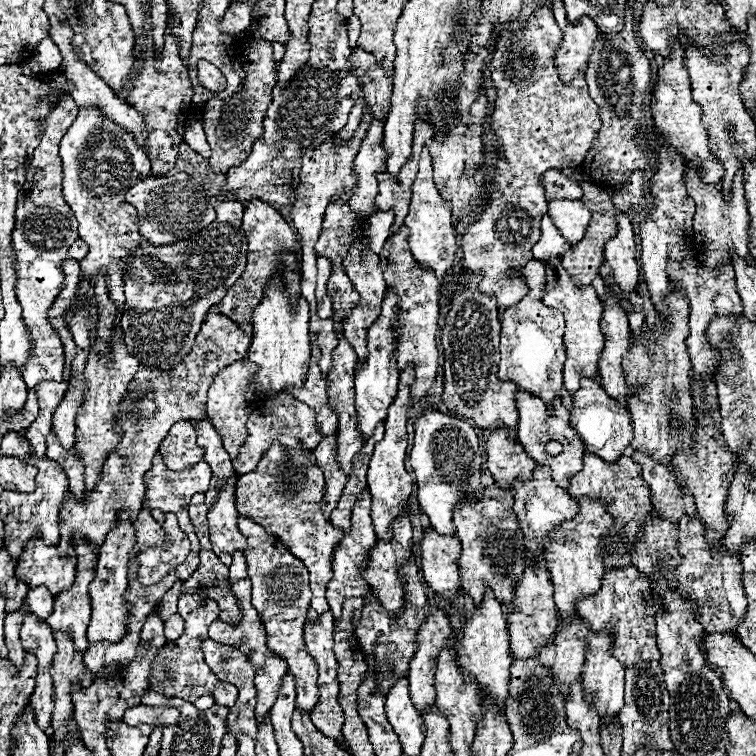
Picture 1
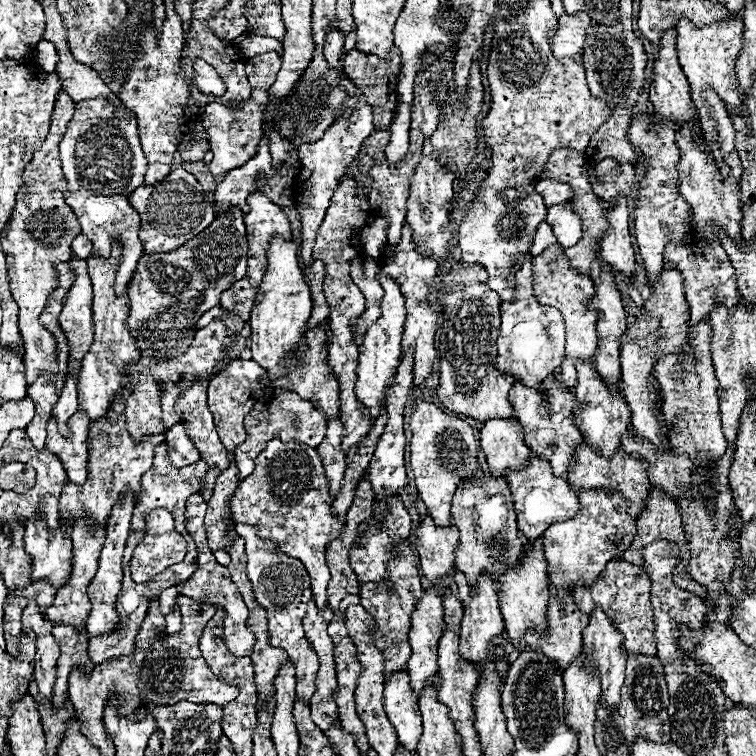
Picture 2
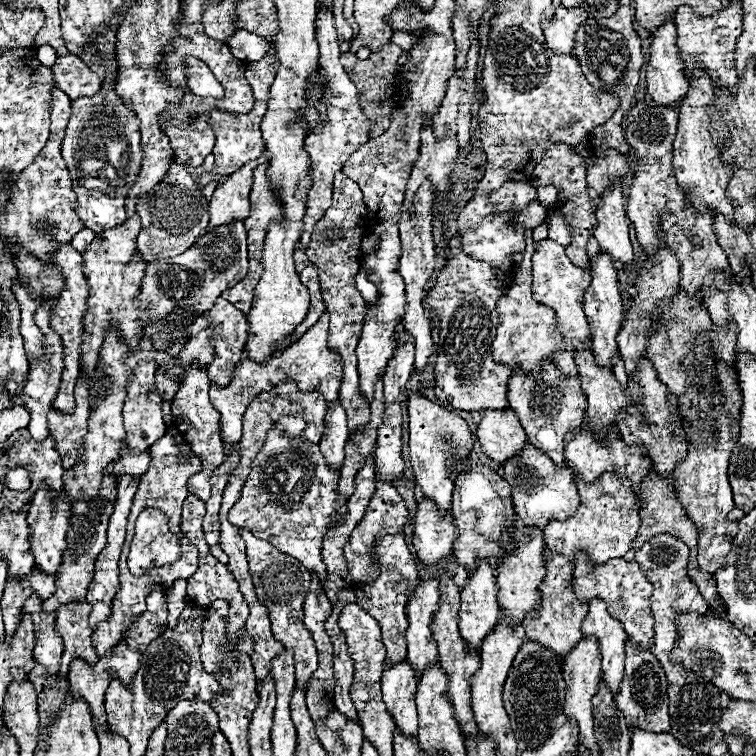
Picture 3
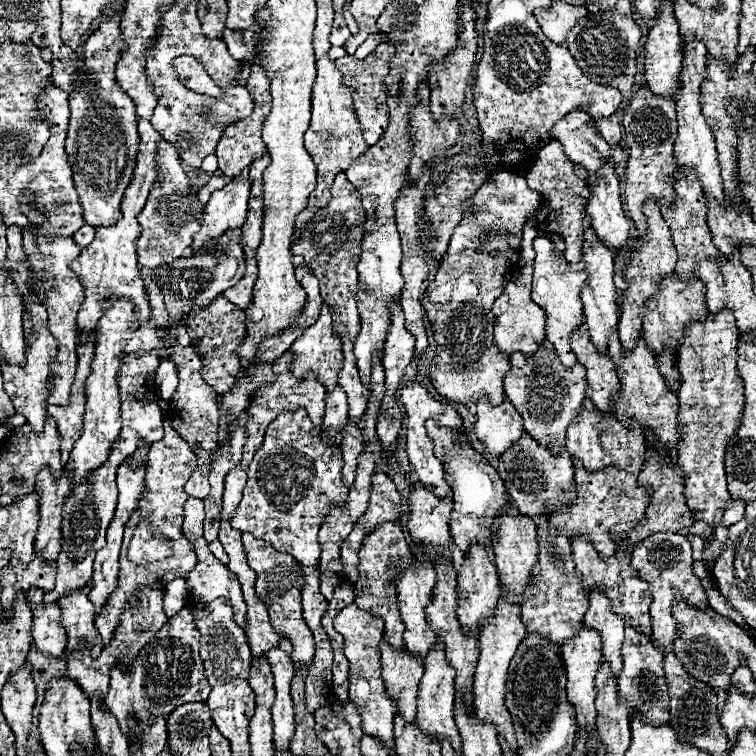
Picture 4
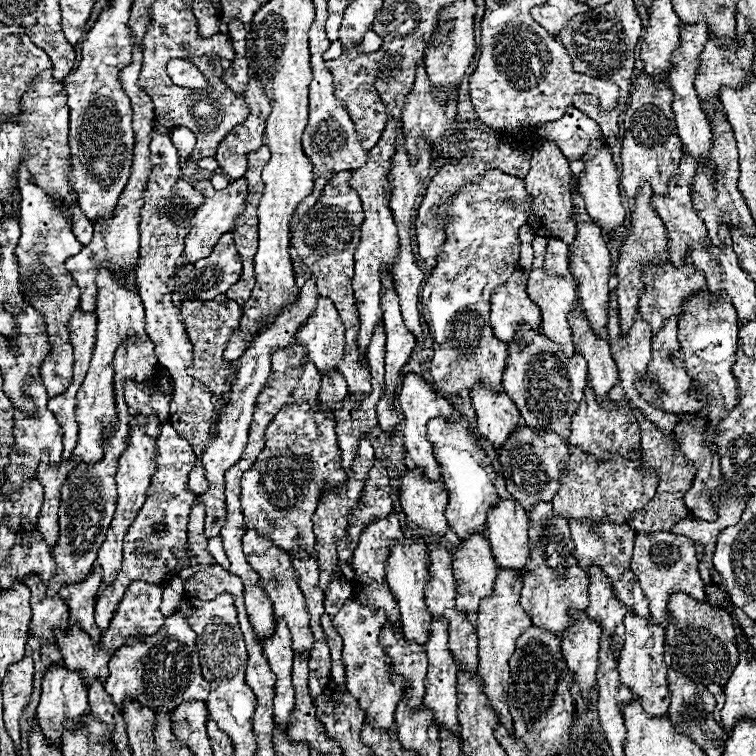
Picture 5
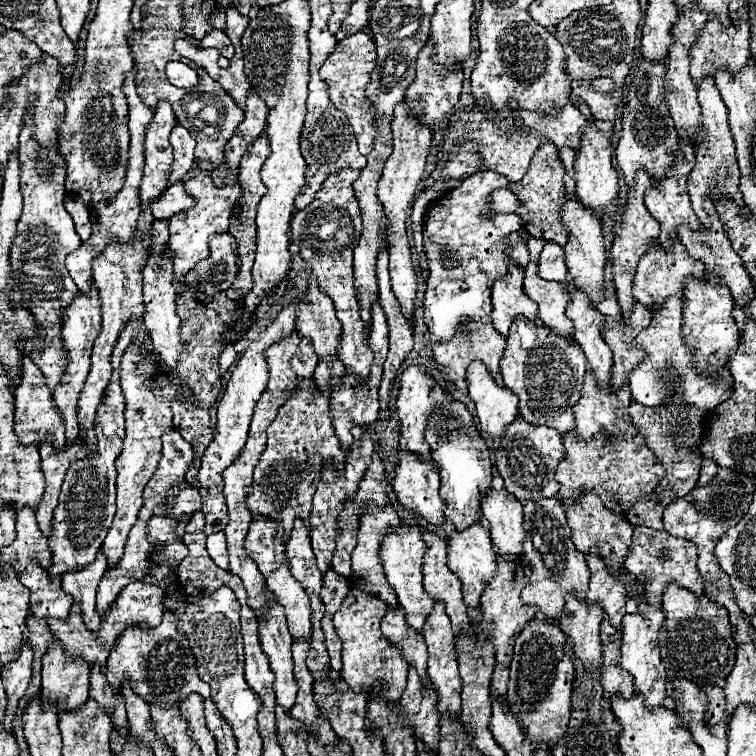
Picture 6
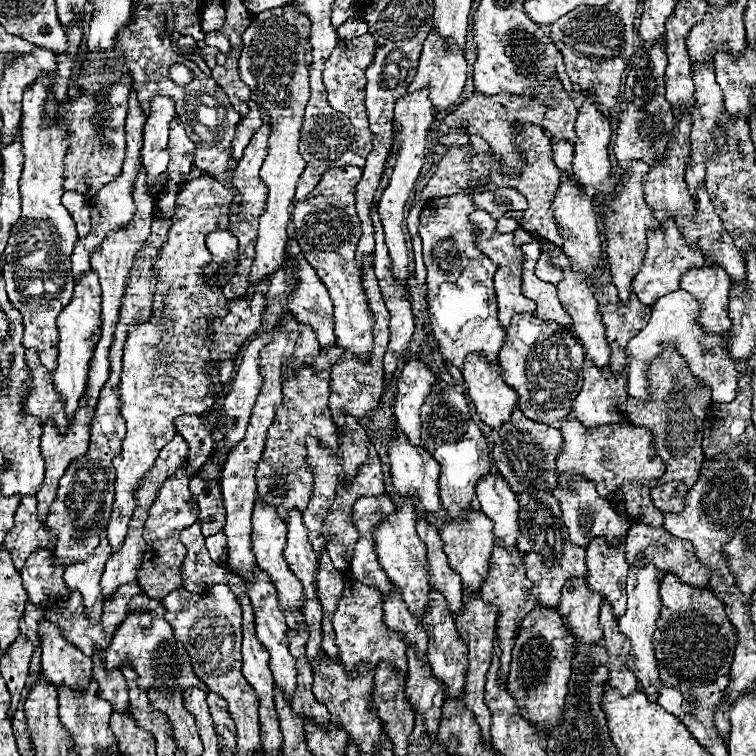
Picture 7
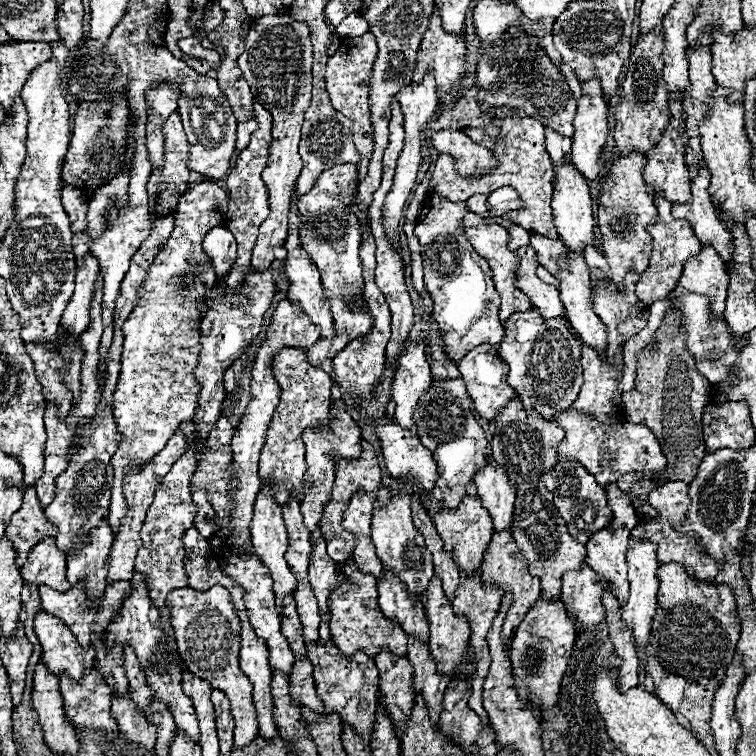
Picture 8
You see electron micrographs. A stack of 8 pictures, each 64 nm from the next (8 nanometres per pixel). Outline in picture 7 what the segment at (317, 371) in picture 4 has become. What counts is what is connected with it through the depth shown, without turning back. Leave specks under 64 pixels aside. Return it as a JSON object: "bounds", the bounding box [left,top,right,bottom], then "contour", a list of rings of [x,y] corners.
{"bounds":[288,258,336,350],"contour":[[[296,258],[296,266],[298,270],[294,272],[294,276],[298,278],[298,288],[290,294],[288,298],[288,308],[292,312],[292,316],[300,322],[300,324],[308,324],[320,344],[320,350],[326,350],[328,346],[334,346],[336,342],[336,334],[334,334],[334,318],[332,318],[332,300],[328,296],[328,290],[324,288],[324,284],[320,282],[320,278],[316,276],[314,268],[304,260],[304,258]]]}

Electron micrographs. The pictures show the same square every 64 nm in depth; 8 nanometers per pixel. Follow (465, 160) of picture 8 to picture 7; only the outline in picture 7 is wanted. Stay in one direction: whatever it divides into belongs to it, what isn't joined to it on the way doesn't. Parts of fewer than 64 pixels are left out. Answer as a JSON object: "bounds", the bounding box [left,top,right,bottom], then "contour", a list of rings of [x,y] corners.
{"bounds":[440,134,468,148],"contour":[[[446,134],[446,136],[440,136],[440,144],[448,146],[448,148],[464,146],[464,144],[468,144],[468,136],[464,136],[464,134]]]}

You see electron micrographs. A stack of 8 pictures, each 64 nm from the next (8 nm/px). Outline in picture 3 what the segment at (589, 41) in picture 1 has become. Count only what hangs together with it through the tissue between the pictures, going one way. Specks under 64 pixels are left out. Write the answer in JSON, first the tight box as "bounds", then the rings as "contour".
{"bounds":[544,6,588,56],"contour":[[[560,6],[554,14],[554,20],[544,22],[544,36],[548,48],[552,48],[558,54],[572,54],[574,56],[574,44],[576,44],[576,32],[584,24],[588,14],[580,8],[568,10]]]}

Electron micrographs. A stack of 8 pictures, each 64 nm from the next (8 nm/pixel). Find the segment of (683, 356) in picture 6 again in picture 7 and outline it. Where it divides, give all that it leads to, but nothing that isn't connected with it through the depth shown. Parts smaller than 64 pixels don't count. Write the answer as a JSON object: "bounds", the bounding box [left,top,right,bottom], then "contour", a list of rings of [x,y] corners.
{"bounds":[626,290,746,404],"contour":[[[684,290],[670,292],[668,296],[660,298],[652,306],[652,318],[650,318],[648,326],[644,330],[640,330],[638,336],[634,336],[628,342],[628,354],[632,356],[630,368],[628,368],[628,386],[626,386],[628,394],[638,400],[644,400],[644,402],[650,400],[646,370],[654,358],[658,358],[668,346],[674,346],[676,352],[680,356],[684,356],[690,372],[698,378],[698,382],[710,388],[712,404],[734,400],[738,394],[736,392],[736,372],[746,366],[736,364],[736,360],[732,360],[718,342],[720,342],[720,336],[708,336],[702,328],[696,328],[696,300],[692,296],[688,296],[688,292],[684,292]]]}

